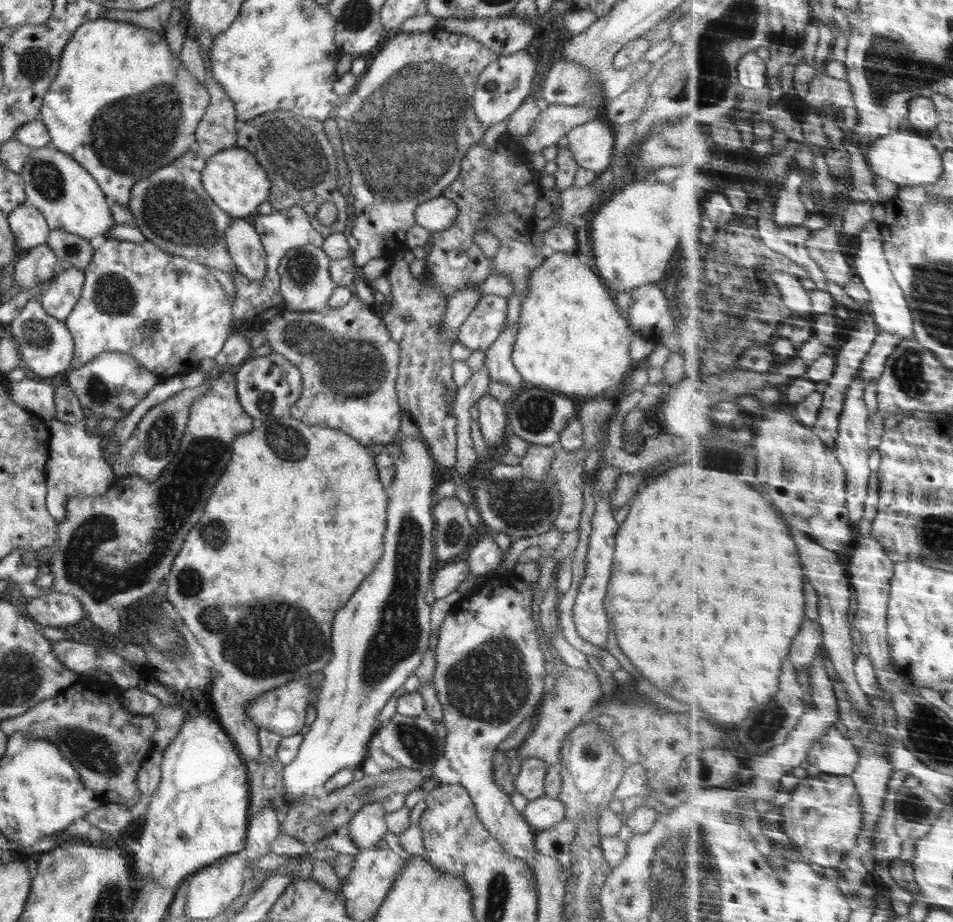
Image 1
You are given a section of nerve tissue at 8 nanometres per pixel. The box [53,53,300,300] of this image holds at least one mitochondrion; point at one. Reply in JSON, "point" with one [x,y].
{"point":[127,136]}

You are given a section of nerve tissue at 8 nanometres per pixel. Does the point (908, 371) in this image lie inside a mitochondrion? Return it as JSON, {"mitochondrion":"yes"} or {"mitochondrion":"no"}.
{"mitochondrion":"yes"}

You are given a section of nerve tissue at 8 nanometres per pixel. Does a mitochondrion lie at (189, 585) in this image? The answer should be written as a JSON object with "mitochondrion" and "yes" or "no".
{"mitochondrion":"yes"}

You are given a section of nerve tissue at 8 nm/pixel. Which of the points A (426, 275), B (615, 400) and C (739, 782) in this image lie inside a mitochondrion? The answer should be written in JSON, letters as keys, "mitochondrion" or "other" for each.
{"A":"other","B":"other","C":"other"}

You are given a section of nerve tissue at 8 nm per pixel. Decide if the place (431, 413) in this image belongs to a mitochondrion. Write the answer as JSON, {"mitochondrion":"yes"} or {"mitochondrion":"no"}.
{"mitochondrion":"no"}

